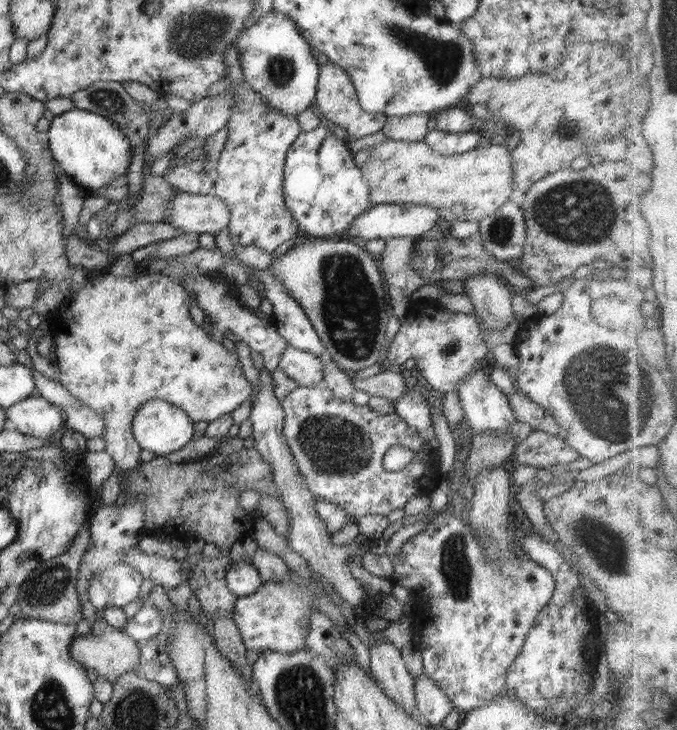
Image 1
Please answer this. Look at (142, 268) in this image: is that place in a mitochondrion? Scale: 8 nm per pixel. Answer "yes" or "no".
no

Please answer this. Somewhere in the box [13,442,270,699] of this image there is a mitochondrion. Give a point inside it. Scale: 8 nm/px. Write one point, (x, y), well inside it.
(49, 584)

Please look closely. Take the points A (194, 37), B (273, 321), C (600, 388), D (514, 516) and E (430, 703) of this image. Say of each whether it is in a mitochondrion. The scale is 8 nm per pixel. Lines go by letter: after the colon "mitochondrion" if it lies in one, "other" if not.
A: mitochondrion
B: other
C: mitochondrion
D: other
E: other

